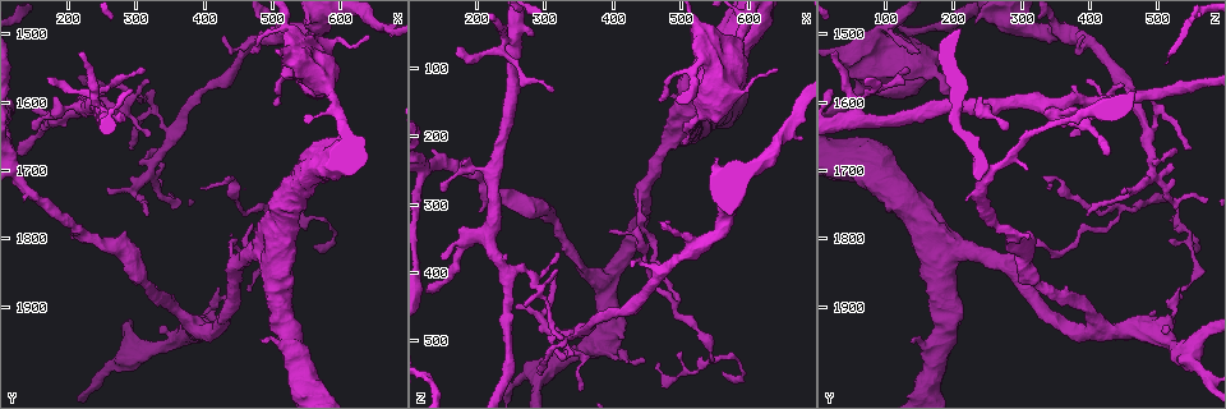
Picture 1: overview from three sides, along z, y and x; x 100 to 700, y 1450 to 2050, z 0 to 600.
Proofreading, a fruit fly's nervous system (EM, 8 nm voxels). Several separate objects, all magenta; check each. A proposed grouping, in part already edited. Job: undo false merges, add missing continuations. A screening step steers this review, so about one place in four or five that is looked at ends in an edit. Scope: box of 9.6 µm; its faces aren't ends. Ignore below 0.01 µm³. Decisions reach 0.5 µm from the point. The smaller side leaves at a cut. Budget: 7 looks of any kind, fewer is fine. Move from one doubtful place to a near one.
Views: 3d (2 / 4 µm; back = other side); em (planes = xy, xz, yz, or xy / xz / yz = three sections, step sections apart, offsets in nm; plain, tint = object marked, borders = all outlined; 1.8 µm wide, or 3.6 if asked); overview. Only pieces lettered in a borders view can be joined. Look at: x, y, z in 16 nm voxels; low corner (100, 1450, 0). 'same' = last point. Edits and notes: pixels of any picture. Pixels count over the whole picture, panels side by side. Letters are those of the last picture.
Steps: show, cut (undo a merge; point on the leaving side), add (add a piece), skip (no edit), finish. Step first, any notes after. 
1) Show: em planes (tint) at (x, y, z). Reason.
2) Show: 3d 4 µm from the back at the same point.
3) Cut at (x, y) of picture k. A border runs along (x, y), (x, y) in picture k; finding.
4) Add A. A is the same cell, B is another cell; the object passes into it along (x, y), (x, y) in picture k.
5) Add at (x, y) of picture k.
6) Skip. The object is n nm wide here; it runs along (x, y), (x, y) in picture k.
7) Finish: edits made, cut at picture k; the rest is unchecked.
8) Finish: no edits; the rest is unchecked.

Show: 3d 2 µm at (315, 1645, 370). Branch stops here.

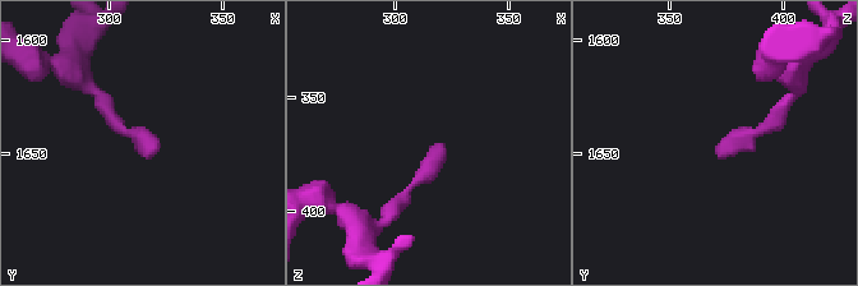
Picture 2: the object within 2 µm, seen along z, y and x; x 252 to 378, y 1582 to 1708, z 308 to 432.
Show: em xy step 8 (borders) at (321, 1647, 371). Shape alone is not enough.

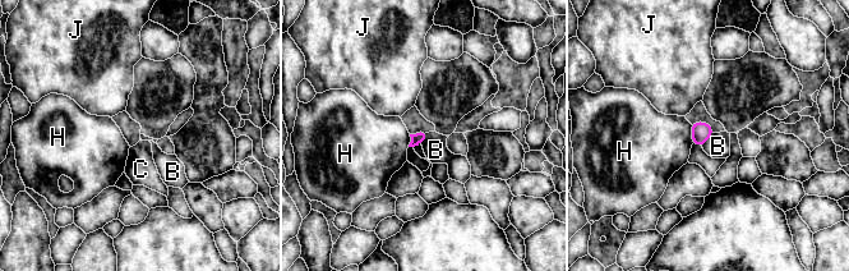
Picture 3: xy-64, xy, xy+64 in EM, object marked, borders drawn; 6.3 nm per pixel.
Skip. B, C, H and J are other cells; a border runs along (714, 132), (701, 146) in picture 3; no lettered piece goes on from it.

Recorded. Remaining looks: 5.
Show: em yz step 4 (tint) at (395, 1725, 340). Long arm stops here.

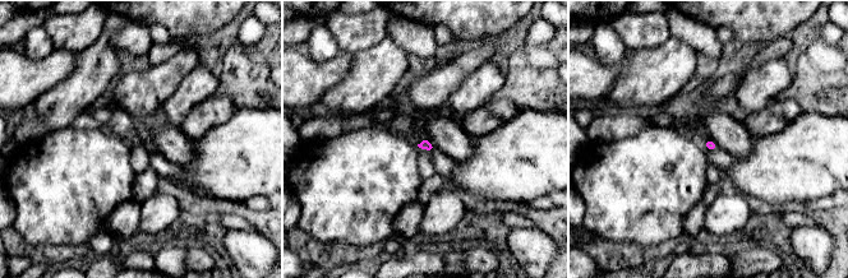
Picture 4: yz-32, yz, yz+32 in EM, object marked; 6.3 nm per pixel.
Show: em xz step 4 (borders) at the same point. Cut it another way.

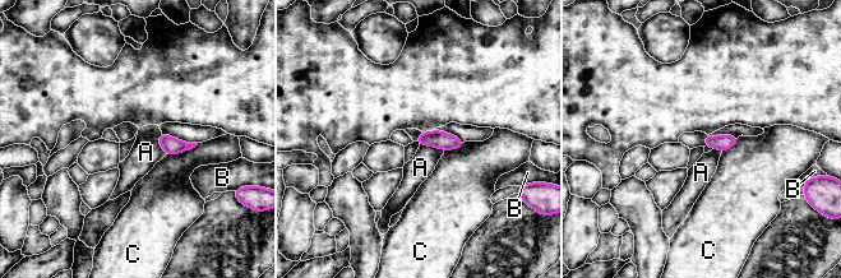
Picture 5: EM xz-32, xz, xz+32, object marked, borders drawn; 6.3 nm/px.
Skip. A, B and C are other cells; none of them fits.

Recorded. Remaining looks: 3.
Show: 3d 2 µm at (410, 1905, 525). Thick turns thin.

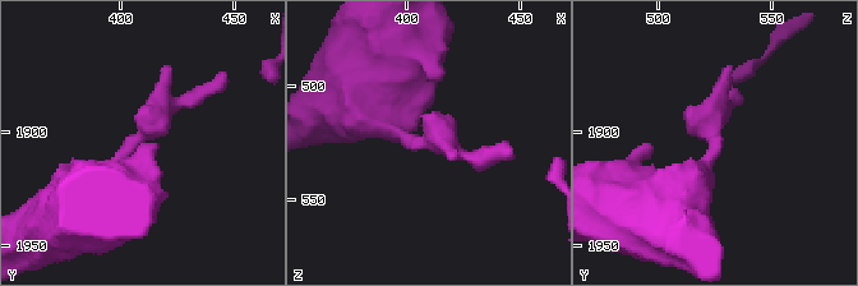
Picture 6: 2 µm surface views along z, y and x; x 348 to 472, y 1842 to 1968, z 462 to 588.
Show: em xy step 4 (tint) at (411, 1901, 523).

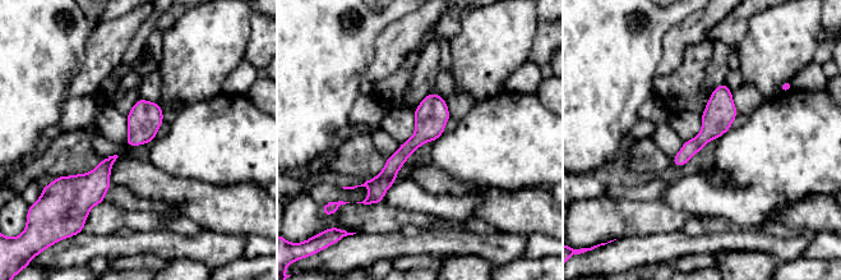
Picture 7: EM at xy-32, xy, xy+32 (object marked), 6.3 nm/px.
Show: em planes (borders) at the same point.

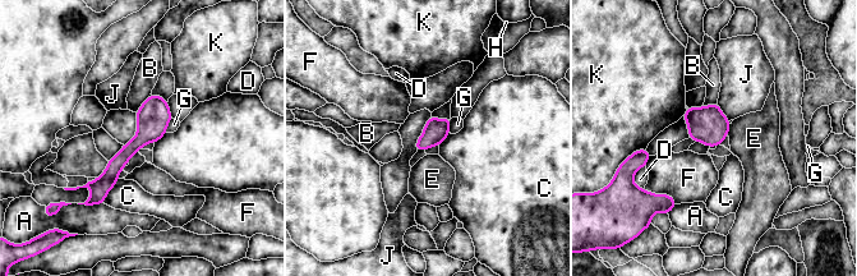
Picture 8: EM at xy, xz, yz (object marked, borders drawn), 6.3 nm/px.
Skip. The longest contact is with F, 240 nm; A, B, C, D, E, F, G, H, J and K are other cells; it runs along (165, 104), (93, 198) in picture 8; all the same cell.

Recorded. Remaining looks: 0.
Finish: no edits; the rest is unchecked.

